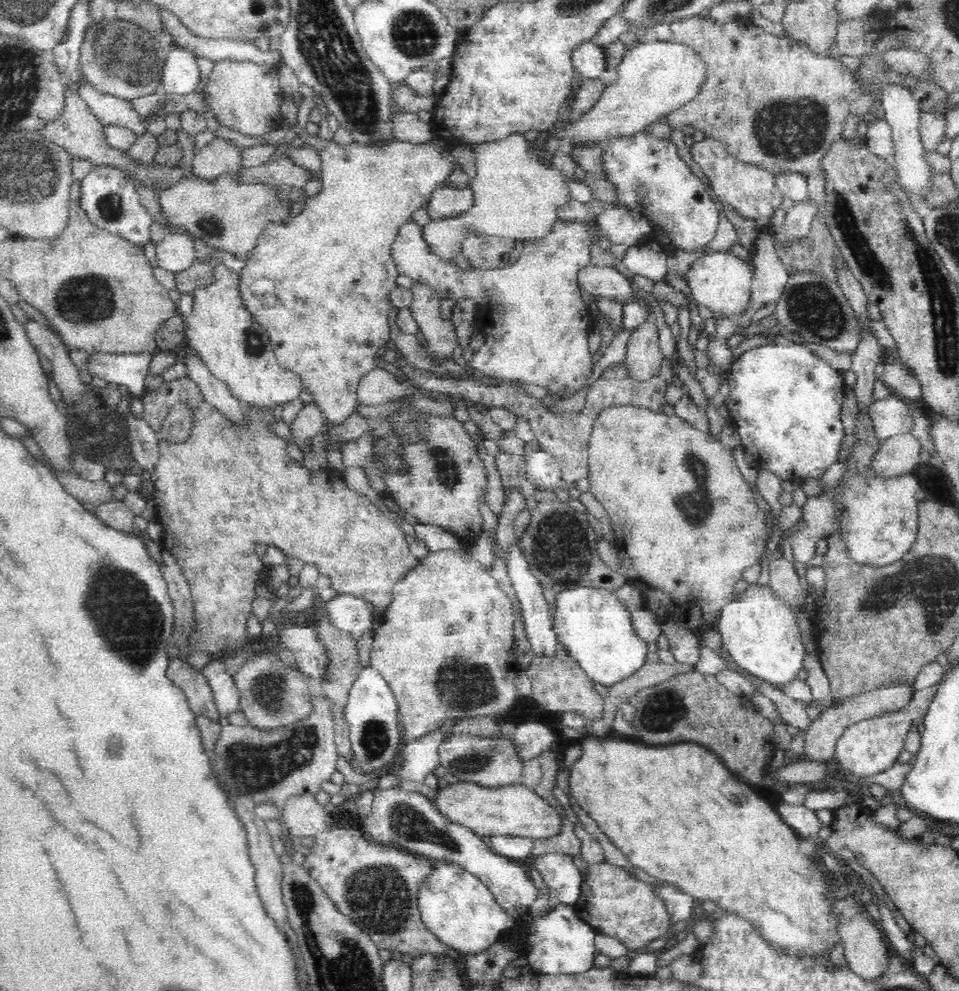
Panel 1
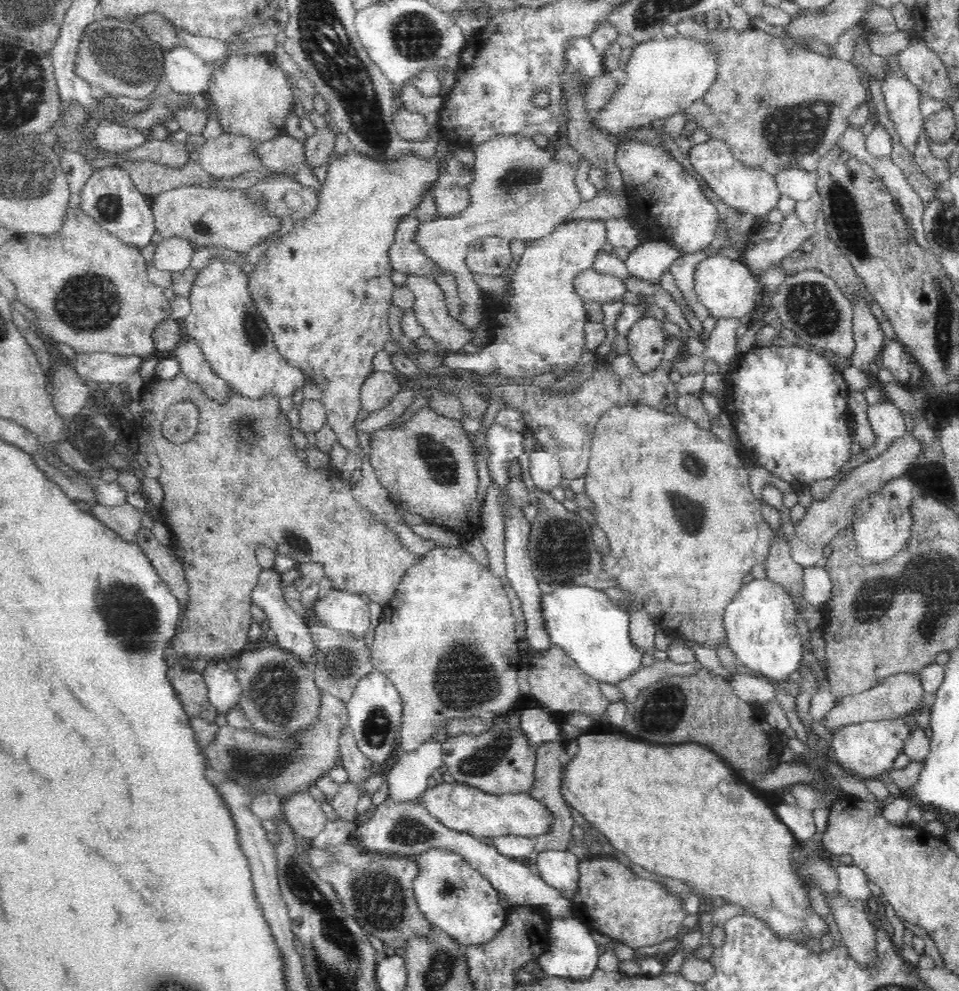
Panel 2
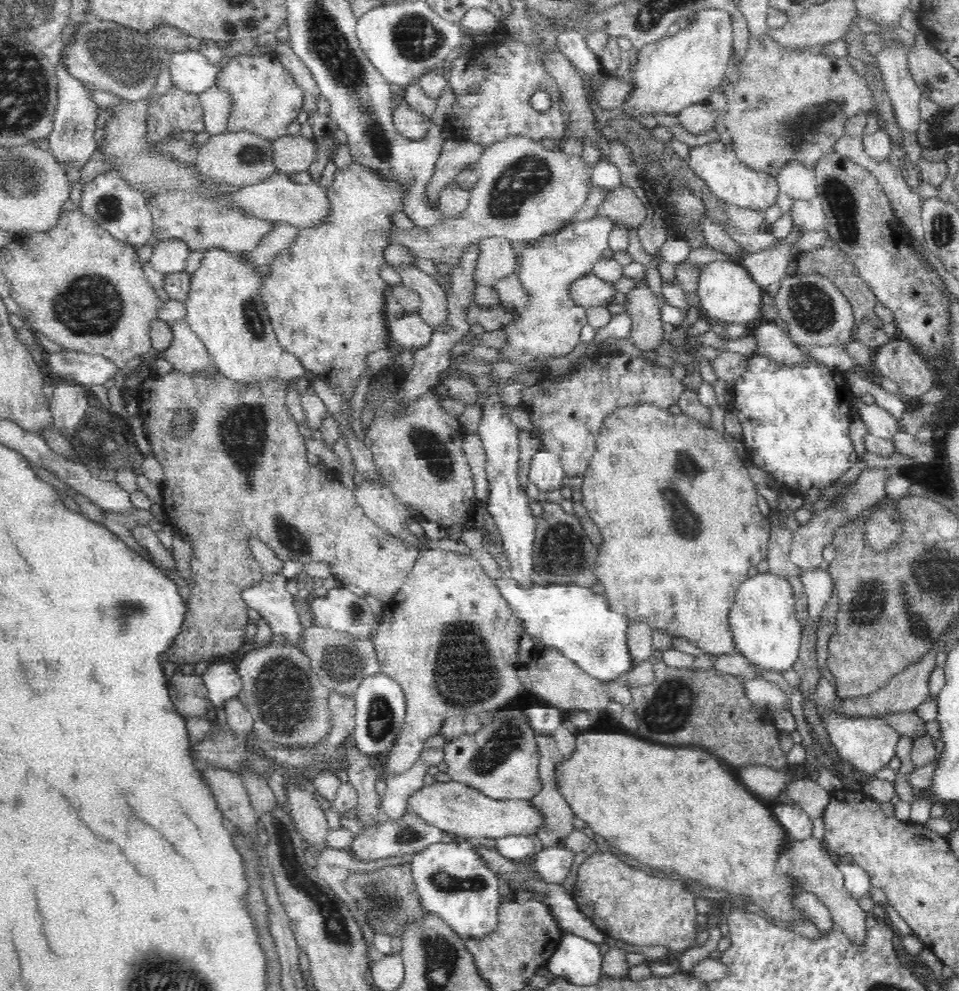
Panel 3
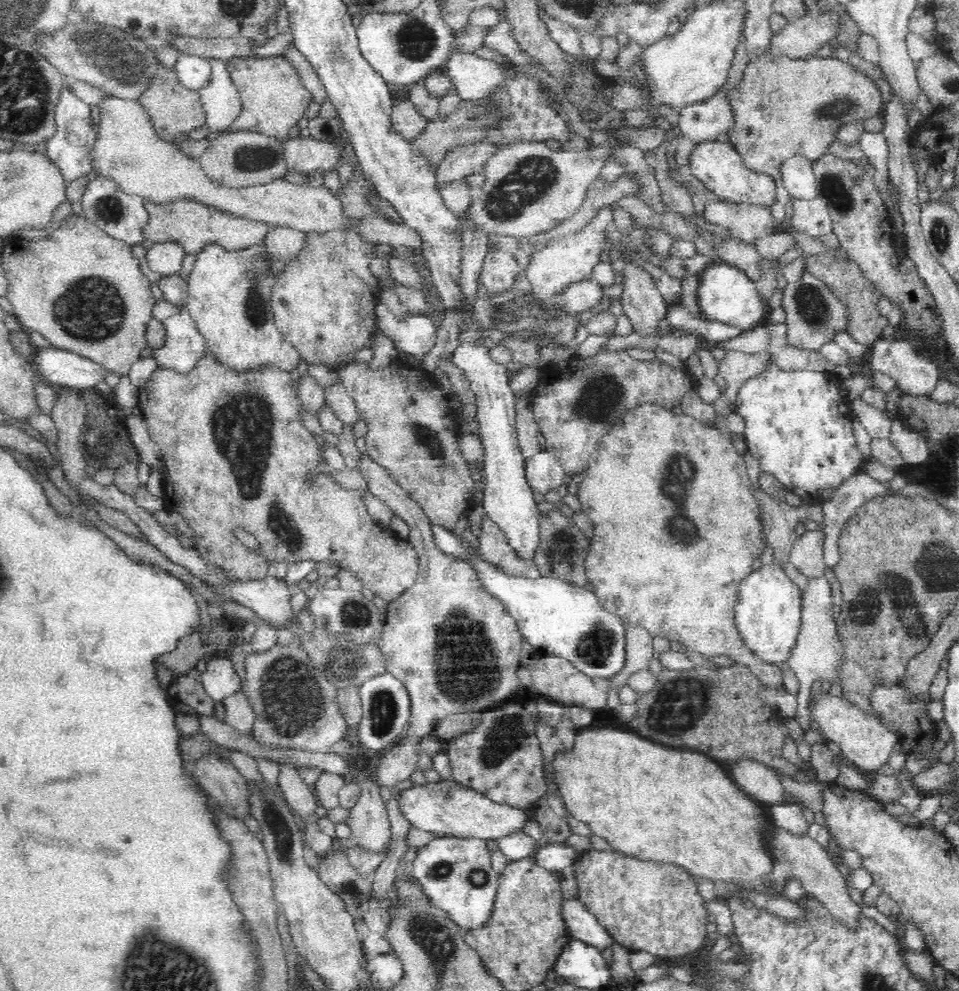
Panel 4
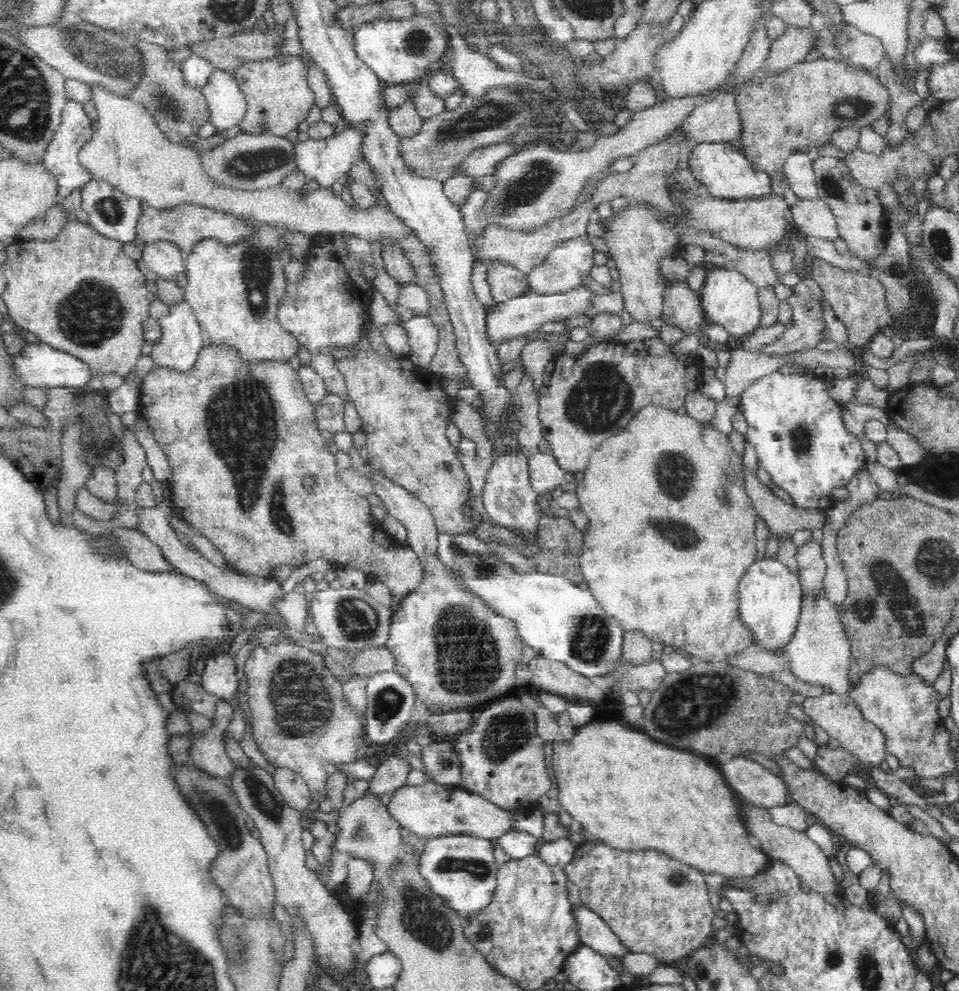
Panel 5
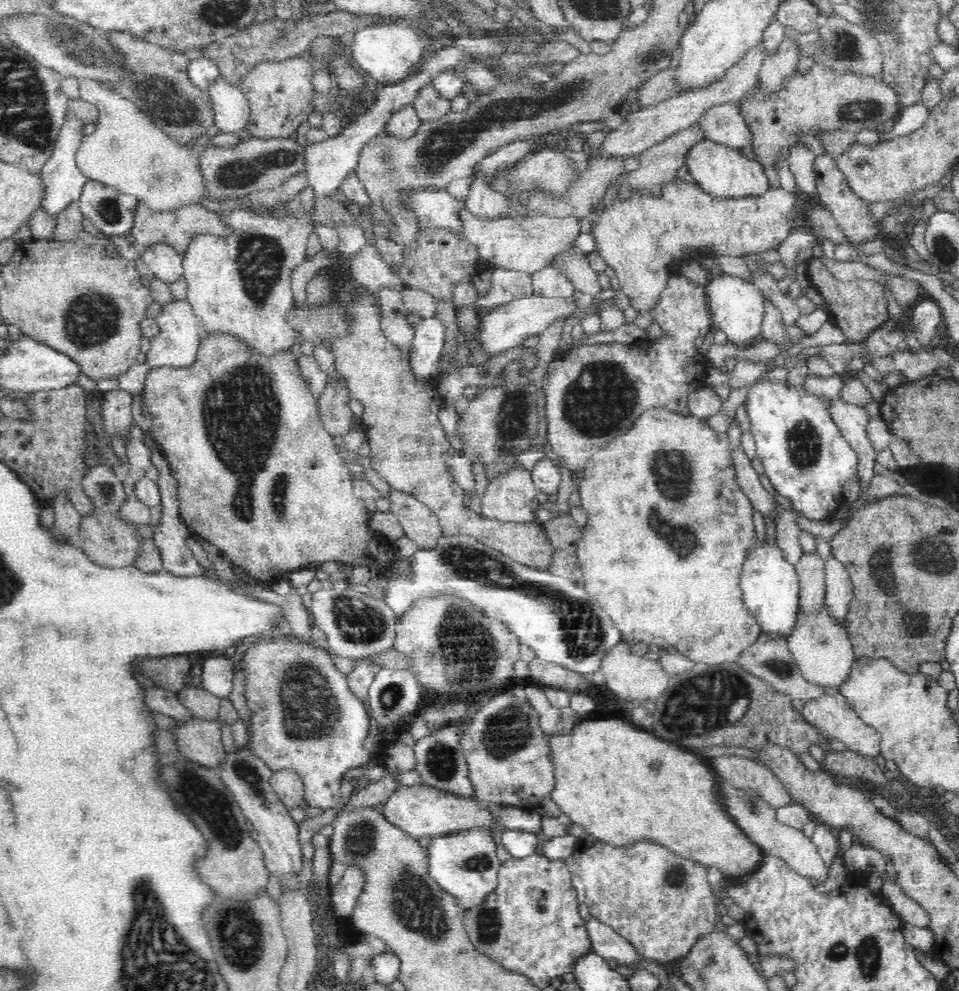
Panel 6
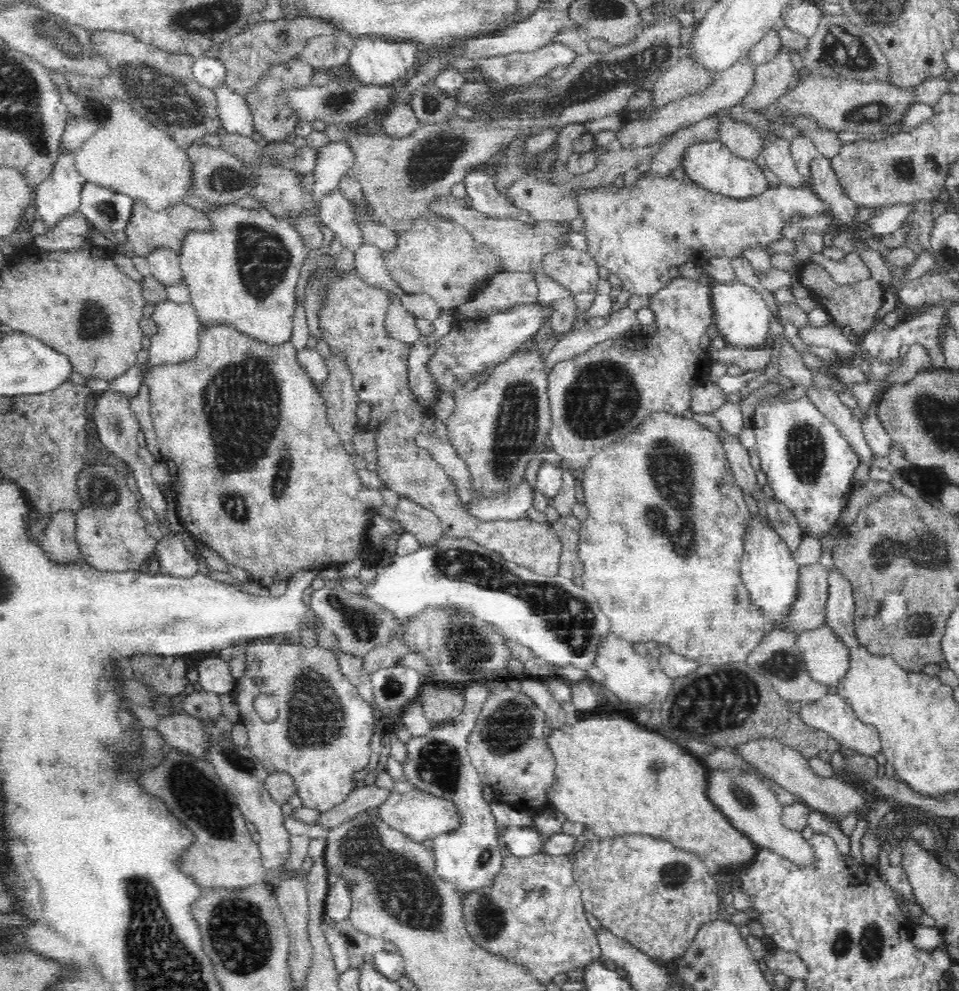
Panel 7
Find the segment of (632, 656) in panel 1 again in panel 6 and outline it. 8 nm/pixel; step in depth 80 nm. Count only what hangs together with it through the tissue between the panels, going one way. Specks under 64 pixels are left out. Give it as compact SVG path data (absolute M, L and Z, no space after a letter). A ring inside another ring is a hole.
M466 534L454 536L442 536L437 543L437 548L430 551L417 551L412 556L412 576L401 578L395 574L386 572L388 584L384 593L384 602L398 618L406 614L406 610L416 602L418 597L426 595L441 595L442 593L454 593L472 602L477 608L481 608L483 614L508 623L510 631L520 639L521 644L526 644L534 650L536 656L546 662L553 662L569 668L580 674L594 674L602 670L602 660L608 656L608 652L623 642L620 629L614 625L614 621L600 607L598 600L581 587L571 581L547 570L532 569L518 561L511 559L506 554L486 546L476 538Z

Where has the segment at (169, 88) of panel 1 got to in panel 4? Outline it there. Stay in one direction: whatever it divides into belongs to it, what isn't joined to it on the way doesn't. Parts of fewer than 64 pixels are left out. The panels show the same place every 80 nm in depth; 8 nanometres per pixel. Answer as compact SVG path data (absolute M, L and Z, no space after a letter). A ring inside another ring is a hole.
M180 54L172 70L179 83L194 92L203 92L213 78L209 60L192 54Z

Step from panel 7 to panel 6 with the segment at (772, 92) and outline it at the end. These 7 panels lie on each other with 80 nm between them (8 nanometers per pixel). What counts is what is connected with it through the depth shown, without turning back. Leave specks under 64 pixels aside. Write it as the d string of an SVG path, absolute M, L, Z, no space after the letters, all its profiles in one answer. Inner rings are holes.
M786 36L777 47L776 52L764 60L759 73L760 87L766 93L775 91L782 81L793 76L802 57L800 44L791 36Z

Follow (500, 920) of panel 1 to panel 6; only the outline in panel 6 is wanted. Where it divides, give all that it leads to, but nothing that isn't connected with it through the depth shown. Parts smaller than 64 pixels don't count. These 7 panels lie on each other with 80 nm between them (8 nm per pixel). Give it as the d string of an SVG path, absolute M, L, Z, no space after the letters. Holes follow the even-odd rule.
M482 828L482 830L462 830L462 832L446 835L440 839L432 840L425 851L427 852L426 875L428 875L443 892L453 896L455 898L455 904L464 911L470 910L470 908L474 908L474 906L484 904L486 898L496 890L498 871L500 870L502 862L496 856L496 846L490 830L485 830L485 828Z

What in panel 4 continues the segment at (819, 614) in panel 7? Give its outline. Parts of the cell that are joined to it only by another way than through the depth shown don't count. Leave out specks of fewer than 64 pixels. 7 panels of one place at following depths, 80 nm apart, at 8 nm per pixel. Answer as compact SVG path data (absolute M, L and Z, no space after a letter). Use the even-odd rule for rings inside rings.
M823 520L817 527L816 530L806 530L802 536L797 536L789 556L791 565L808 578L824 575L826 568L823 561L823 547L826 541Z

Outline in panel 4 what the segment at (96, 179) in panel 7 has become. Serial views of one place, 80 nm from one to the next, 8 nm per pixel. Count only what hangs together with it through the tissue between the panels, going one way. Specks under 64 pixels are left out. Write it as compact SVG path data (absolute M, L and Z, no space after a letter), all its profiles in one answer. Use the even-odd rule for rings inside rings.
M112 96L104 97L99 103L100 106L100 124L97 127L97 142L92 150L92 166L98 175L112 178L118 183L120 189L128 194L138 194L154 203L163 203L177 198L194 198L202 203L208 203L210 206L218 207L223 211L230 211L230 214L238 215L238 217L249 218L258 222L266 222L273 227L294 228L300 232L306 231L327 231L336 227L356 227L360 231L360 235L374 244L385 244L392 246L408 246L411 250L423 251L424 241L418 230L410 228L408 225L397 220L396 218L388 218L387 215L370 216L362 222L355 220L347 220L341 216L341 205L337 201L337 197L328 190L323 184L320 186L304 184L292 184L284 177L272 179L264 184L254 186L230 188L226 186L215 185L199 166L198 158L190 158L182 154L177 148L176 143L168 143L162 139L158 139L154 135L154 127L150 120L150 115L146 112L145 106L138 100L126 100Z

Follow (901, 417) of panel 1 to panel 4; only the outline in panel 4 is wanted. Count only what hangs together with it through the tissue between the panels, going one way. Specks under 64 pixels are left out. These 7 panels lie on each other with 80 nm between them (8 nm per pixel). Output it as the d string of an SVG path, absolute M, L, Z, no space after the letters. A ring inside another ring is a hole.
M861 396L853 400L851 412L857 416L872 439L886 438L892 432L892 418L882 409L866 403Z

